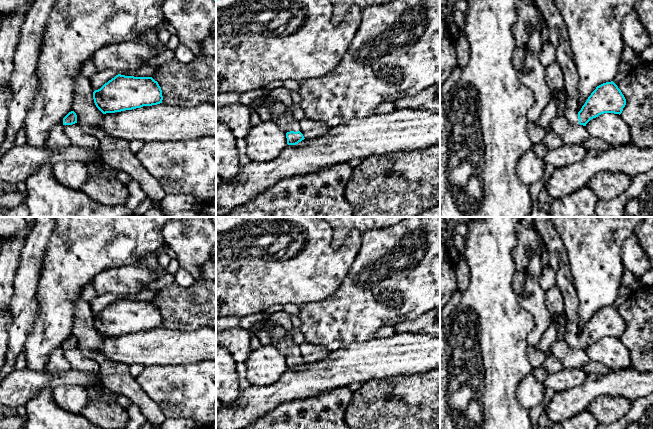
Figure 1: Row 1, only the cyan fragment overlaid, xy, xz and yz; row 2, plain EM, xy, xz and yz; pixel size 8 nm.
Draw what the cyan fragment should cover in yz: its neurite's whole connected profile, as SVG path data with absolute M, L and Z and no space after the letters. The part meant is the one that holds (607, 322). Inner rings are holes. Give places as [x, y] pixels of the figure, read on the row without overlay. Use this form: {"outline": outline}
{"outline": "M611 305L597 310L579 336L566 331L564 340L573 348L586 350L591 343L604 337L620 339L625 329L624 319L618 310Z"}

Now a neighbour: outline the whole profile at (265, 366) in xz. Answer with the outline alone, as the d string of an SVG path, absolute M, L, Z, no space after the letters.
M262 345L252 350L245 362L250 385L269 386L277 382L288 369L286 357L279 345Z

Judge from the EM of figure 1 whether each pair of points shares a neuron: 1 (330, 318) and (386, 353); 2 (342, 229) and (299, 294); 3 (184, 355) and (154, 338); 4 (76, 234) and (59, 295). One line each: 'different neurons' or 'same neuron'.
1: different neurons
2: different neurons
3: same neuron
4: same neuron

